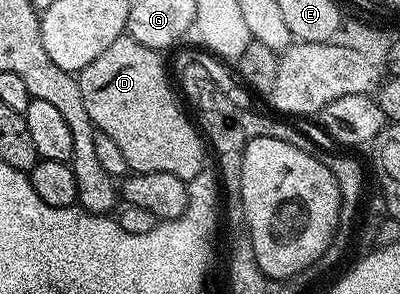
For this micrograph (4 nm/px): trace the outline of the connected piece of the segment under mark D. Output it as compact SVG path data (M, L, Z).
M122 36L114 40L102 56L90 60L90 64L79 71L82 100L97 131L114 140L122 152L129 171L138 174L170 172L190 180L206 169L206 142L194 122L192 127L191 120L180 111L176 103L177 91L172 91L160 58L163 57L157 51L138 44L133 38Z

